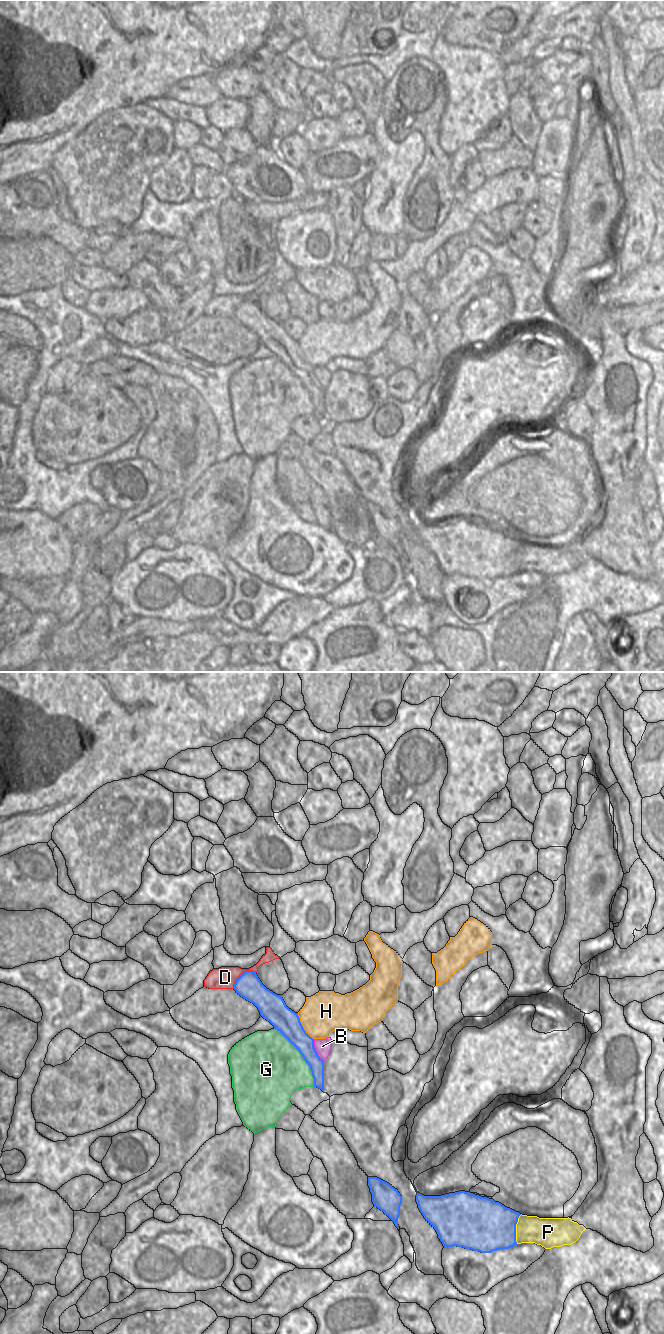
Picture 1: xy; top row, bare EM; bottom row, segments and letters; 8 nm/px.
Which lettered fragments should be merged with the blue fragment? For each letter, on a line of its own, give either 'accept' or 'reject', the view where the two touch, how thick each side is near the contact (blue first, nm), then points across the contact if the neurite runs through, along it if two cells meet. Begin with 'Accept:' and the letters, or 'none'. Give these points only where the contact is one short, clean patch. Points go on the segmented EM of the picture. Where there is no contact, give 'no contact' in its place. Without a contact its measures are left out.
Accept: none
B: reject; contact in xy; calibres 170 and 130 nm; border xy (313, 1039), (313, 1047), (323, 1061)
D: reject; contact in xy; calibres 200 and 180 nm
G: reject; contact in xy; calibres 170 and 480 nm
H: reject; contact in xy; calibres 200 and 340 nm
P: reject; contact in xy; calibres 420 and 220 nm

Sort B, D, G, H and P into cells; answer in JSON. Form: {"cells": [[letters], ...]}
{"cells": [["B"], ["D"], ["G"], ["H"], ["P"]]}

